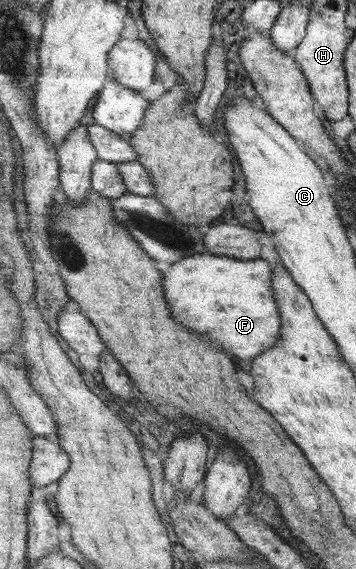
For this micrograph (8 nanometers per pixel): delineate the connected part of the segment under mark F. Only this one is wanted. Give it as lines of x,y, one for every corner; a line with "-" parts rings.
204,253
188,256
171,265
163,280
165,297
170,304
173,317
196,334
210,334
211,343
220,346
232,359
252,360
258,354
273,347
280,338
282,326
281,314
278,312
277,298
272,290
272,264
266,260
245,260
228,256

